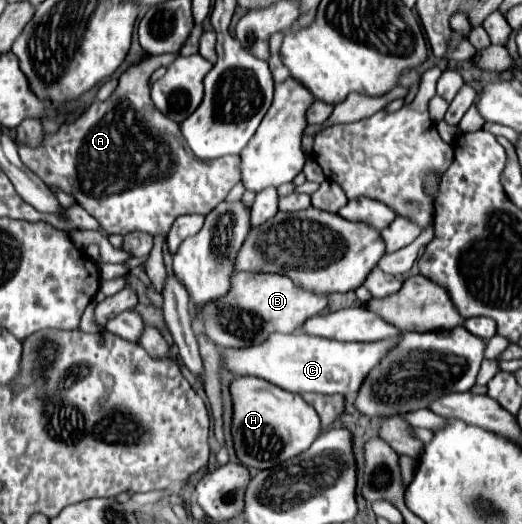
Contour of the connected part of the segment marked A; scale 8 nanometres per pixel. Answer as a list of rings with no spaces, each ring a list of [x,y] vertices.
[[[176,53],[146,55],[120,75],[116,91],[106,101],[94,101],[76,121],[62,125],[54,135],[46,135],[44,145],[36,149],[18,147],[20,159],[30,171],[34,171],[46,185],[70,193],[106,233],[126,235],[130,231],[144,231],[166,237],[176,217],[186,213],[210,213],[240,181],[240,155],[226,155],[214,161],[196,159],[182,137],[180,125],[154,107],[150,99],[150,75],[158,67],[168,67],[176,57]]]

